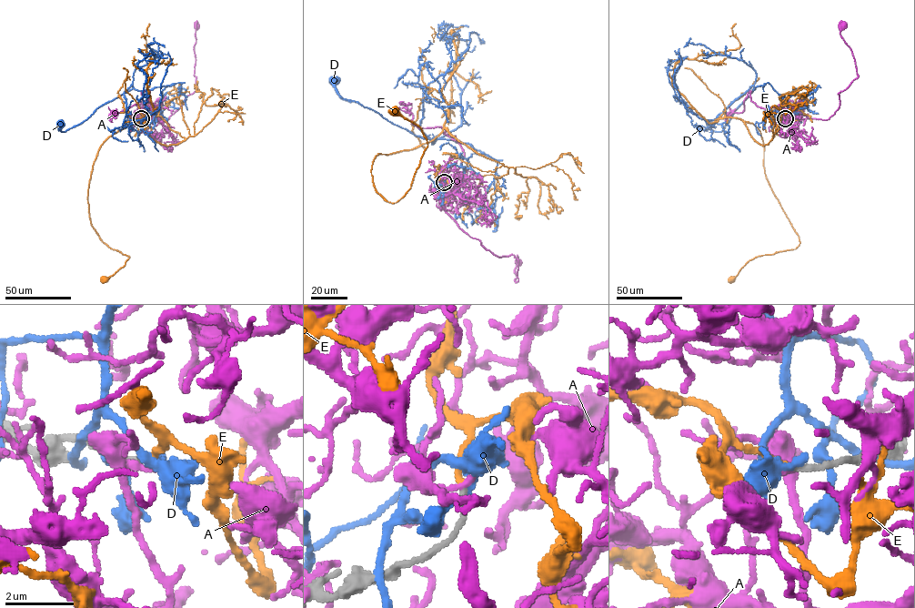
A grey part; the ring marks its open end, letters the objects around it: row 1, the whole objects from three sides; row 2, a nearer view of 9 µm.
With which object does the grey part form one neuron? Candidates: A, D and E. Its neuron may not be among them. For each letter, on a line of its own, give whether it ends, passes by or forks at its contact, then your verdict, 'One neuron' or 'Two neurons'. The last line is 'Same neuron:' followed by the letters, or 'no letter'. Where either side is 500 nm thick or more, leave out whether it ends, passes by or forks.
A: It ends there. Two neurons
D: It ends there. Two neurons
E: It ends there. One neuron
Same neuron: E

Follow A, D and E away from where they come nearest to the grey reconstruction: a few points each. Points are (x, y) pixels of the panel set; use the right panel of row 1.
A: (784, 118), (786, 124), (828, 119), (839, 107), (838, 94), (859, 76), (840, 35), (844, 25)
D: (785, 118), (782, 112), (764, 110), (769, 107), (763, 85), (752, 89), (720, 131), (711, 130), (708, 123)
E: (784, 118), (767, 114), (777, 132), (765, 145), (744, 121), (760, 131), (766, 177), (799, 243), (731, 278)

